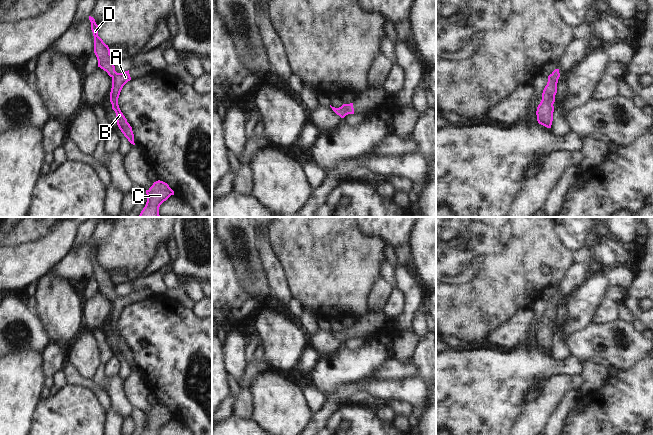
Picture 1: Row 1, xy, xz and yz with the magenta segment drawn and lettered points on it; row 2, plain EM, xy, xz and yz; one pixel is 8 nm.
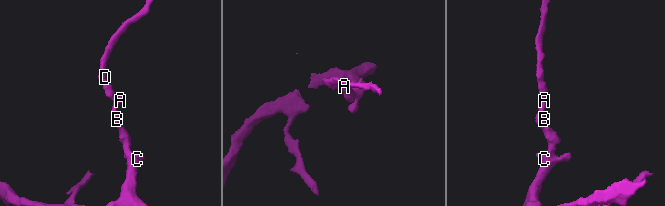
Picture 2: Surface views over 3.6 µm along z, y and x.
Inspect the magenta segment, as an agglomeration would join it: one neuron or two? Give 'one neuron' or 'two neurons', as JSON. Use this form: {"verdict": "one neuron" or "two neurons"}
{"verdict": "one neuron"}

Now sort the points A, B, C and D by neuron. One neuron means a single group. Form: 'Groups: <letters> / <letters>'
Groups: A B C D

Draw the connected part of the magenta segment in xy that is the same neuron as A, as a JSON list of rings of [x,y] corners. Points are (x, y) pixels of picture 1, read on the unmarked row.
[[[89,240],[89,244],[91,246],[91,254],[94,260],[94,277],[98,284],[98,291],[106,295],[108,299],[112,302],[110,326],[112,328],[112,333],[116,337],[117,349],[121,356],[124,358],[124,360],[128,363],[128,365],[131,368],[135,369],[132,351],[127,346],[127,343],[121,336],[118,329],[118,322],[123,310],[131,304],[129,294],[123,297],[117,297],[115,295],[115,282],[110,278],[110,273],[108,269],[106,269],[103,264],[98,260],[98,249],[96,248],[95,243]]]

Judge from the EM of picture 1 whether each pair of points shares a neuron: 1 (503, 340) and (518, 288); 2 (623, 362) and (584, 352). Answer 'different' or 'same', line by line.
1: different
2: same

